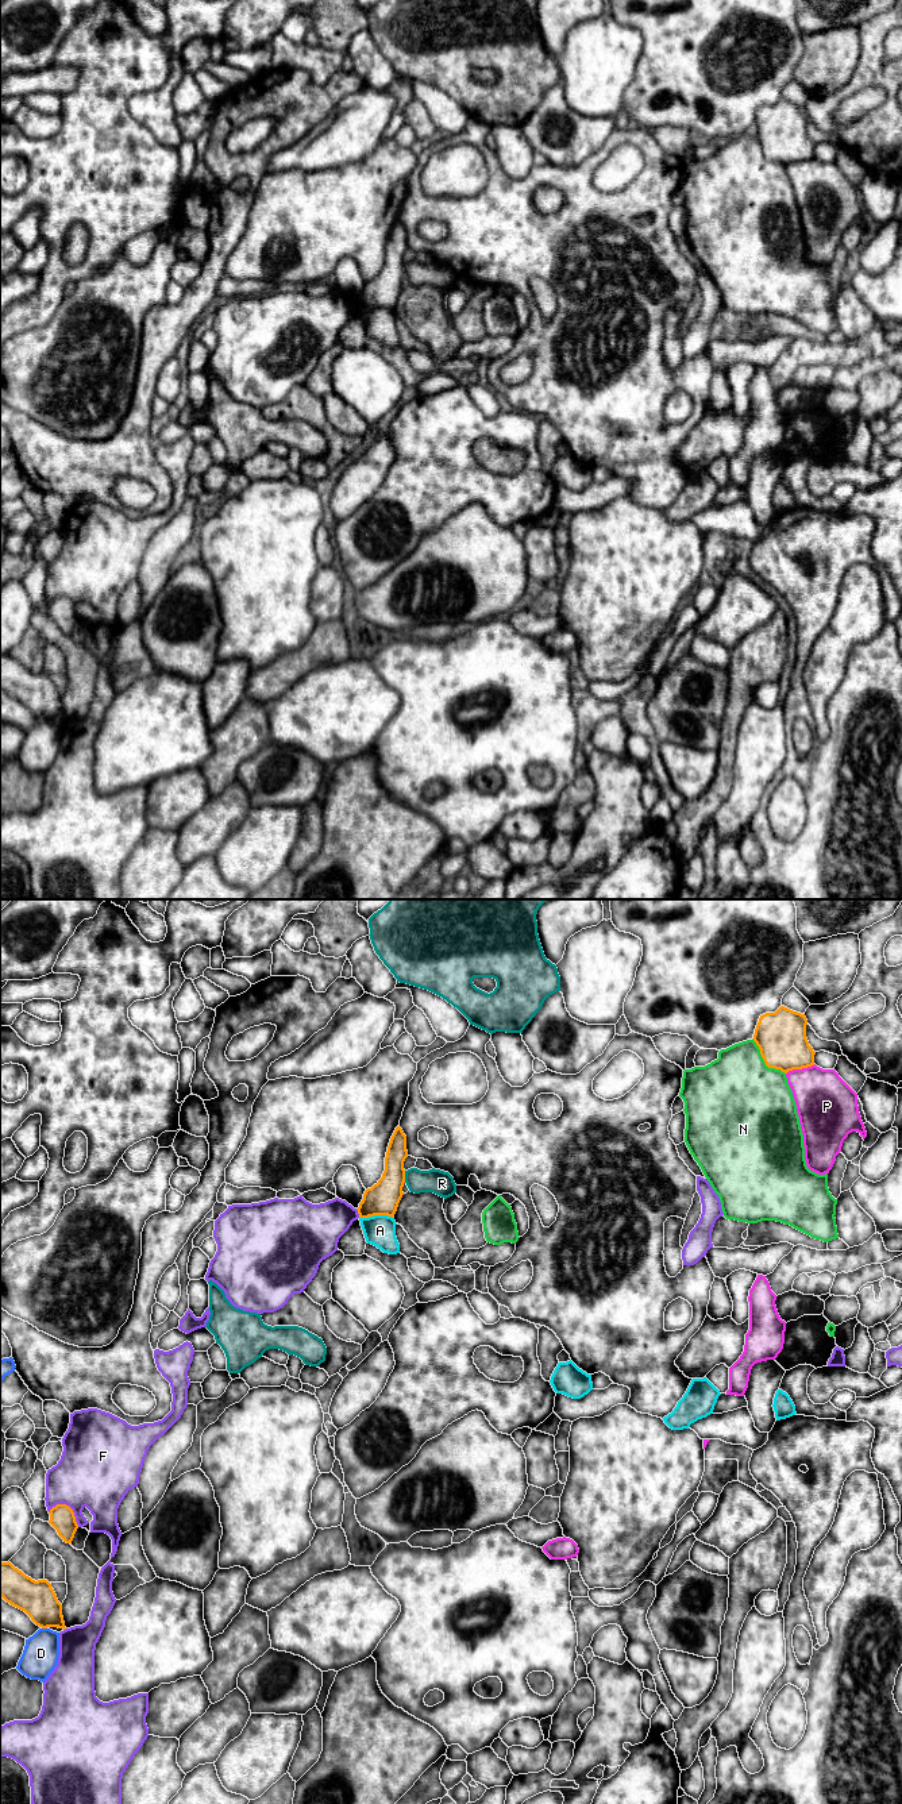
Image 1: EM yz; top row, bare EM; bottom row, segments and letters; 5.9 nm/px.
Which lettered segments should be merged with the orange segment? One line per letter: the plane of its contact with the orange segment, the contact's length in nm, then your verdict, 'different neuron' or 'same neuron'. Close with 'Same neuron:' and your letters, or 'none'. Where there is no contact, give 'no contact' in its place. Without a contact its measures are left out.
A: yz | 200 nm | different neuron
D: yz | 30 nm | different neuron
F: yz | 200 nm | different neuron
N: yz | 300 nm | different neuron
P: yz | 190 nm | different neuron
R: yz | 70 nm | different neuron
Same neuron: none

